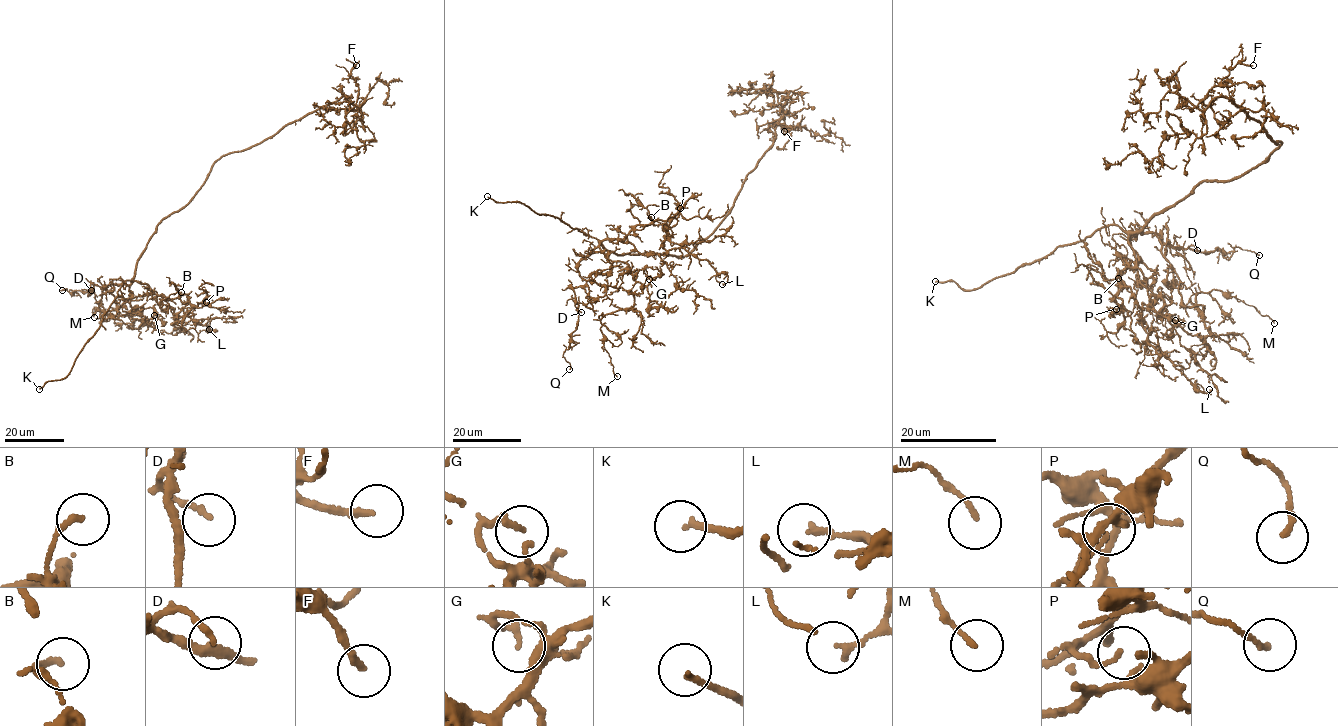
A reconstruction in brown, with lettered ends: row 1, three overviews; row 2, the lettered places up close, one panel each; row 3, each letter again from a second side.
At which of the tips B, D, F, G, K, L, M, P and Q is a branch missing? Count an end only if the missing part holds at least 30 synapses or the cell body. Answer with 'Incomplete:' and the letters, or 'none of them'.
Incomplete: F, K

